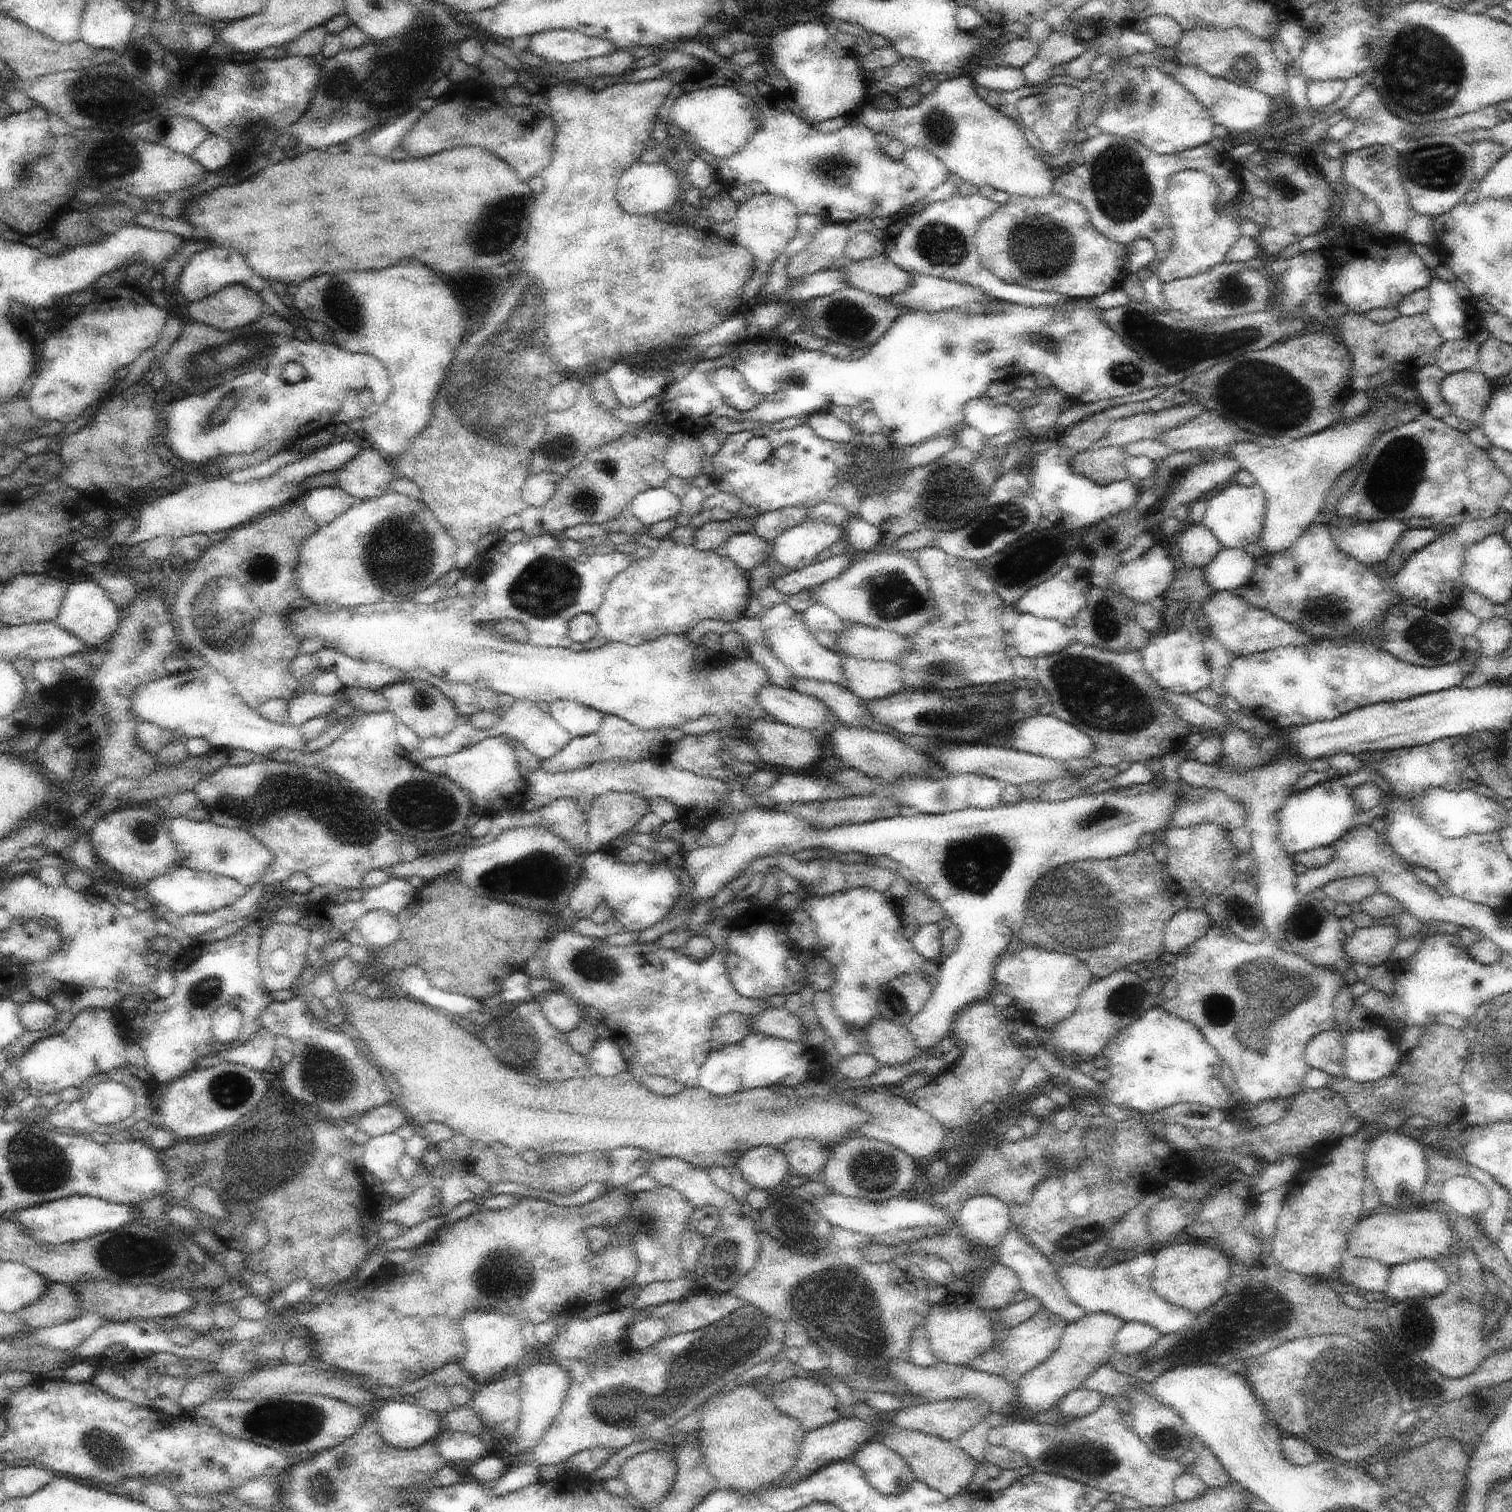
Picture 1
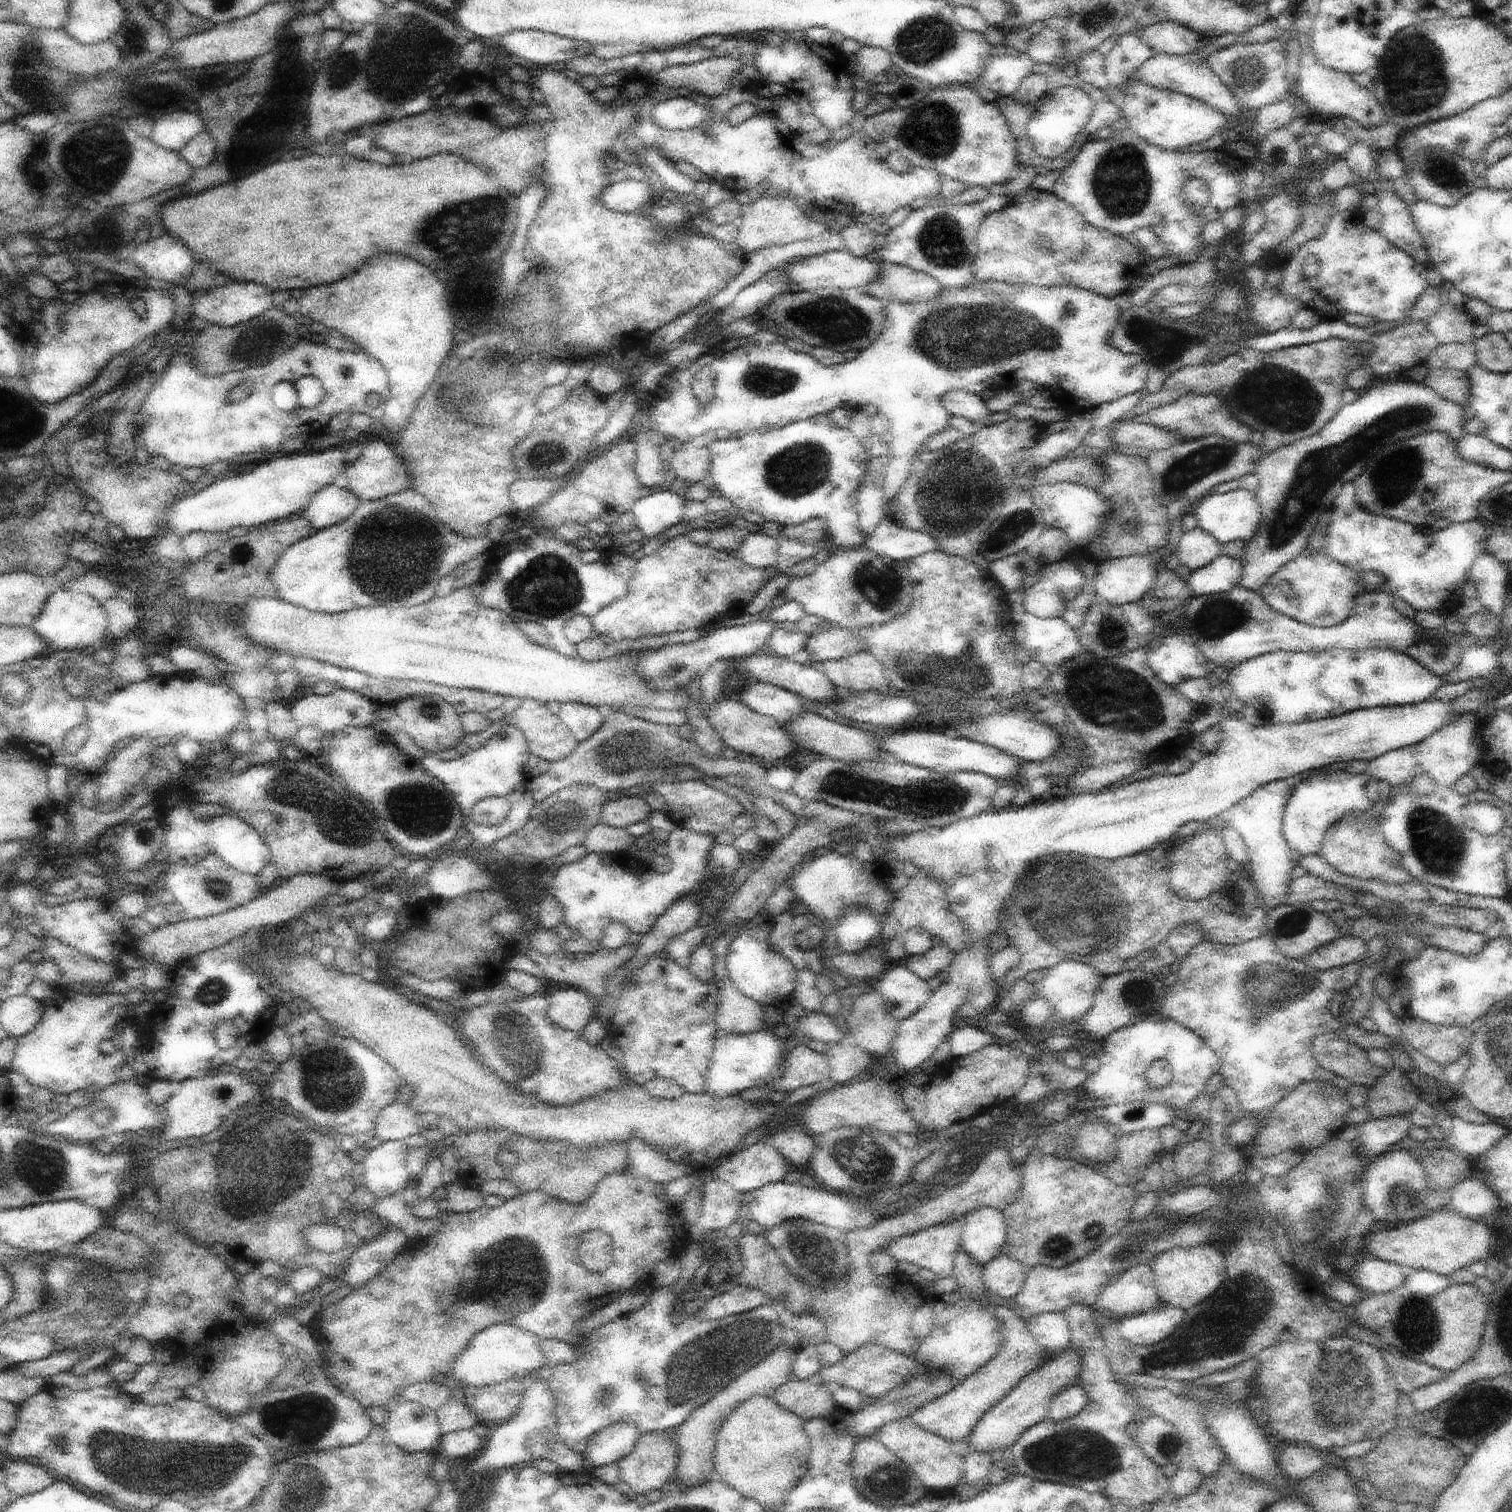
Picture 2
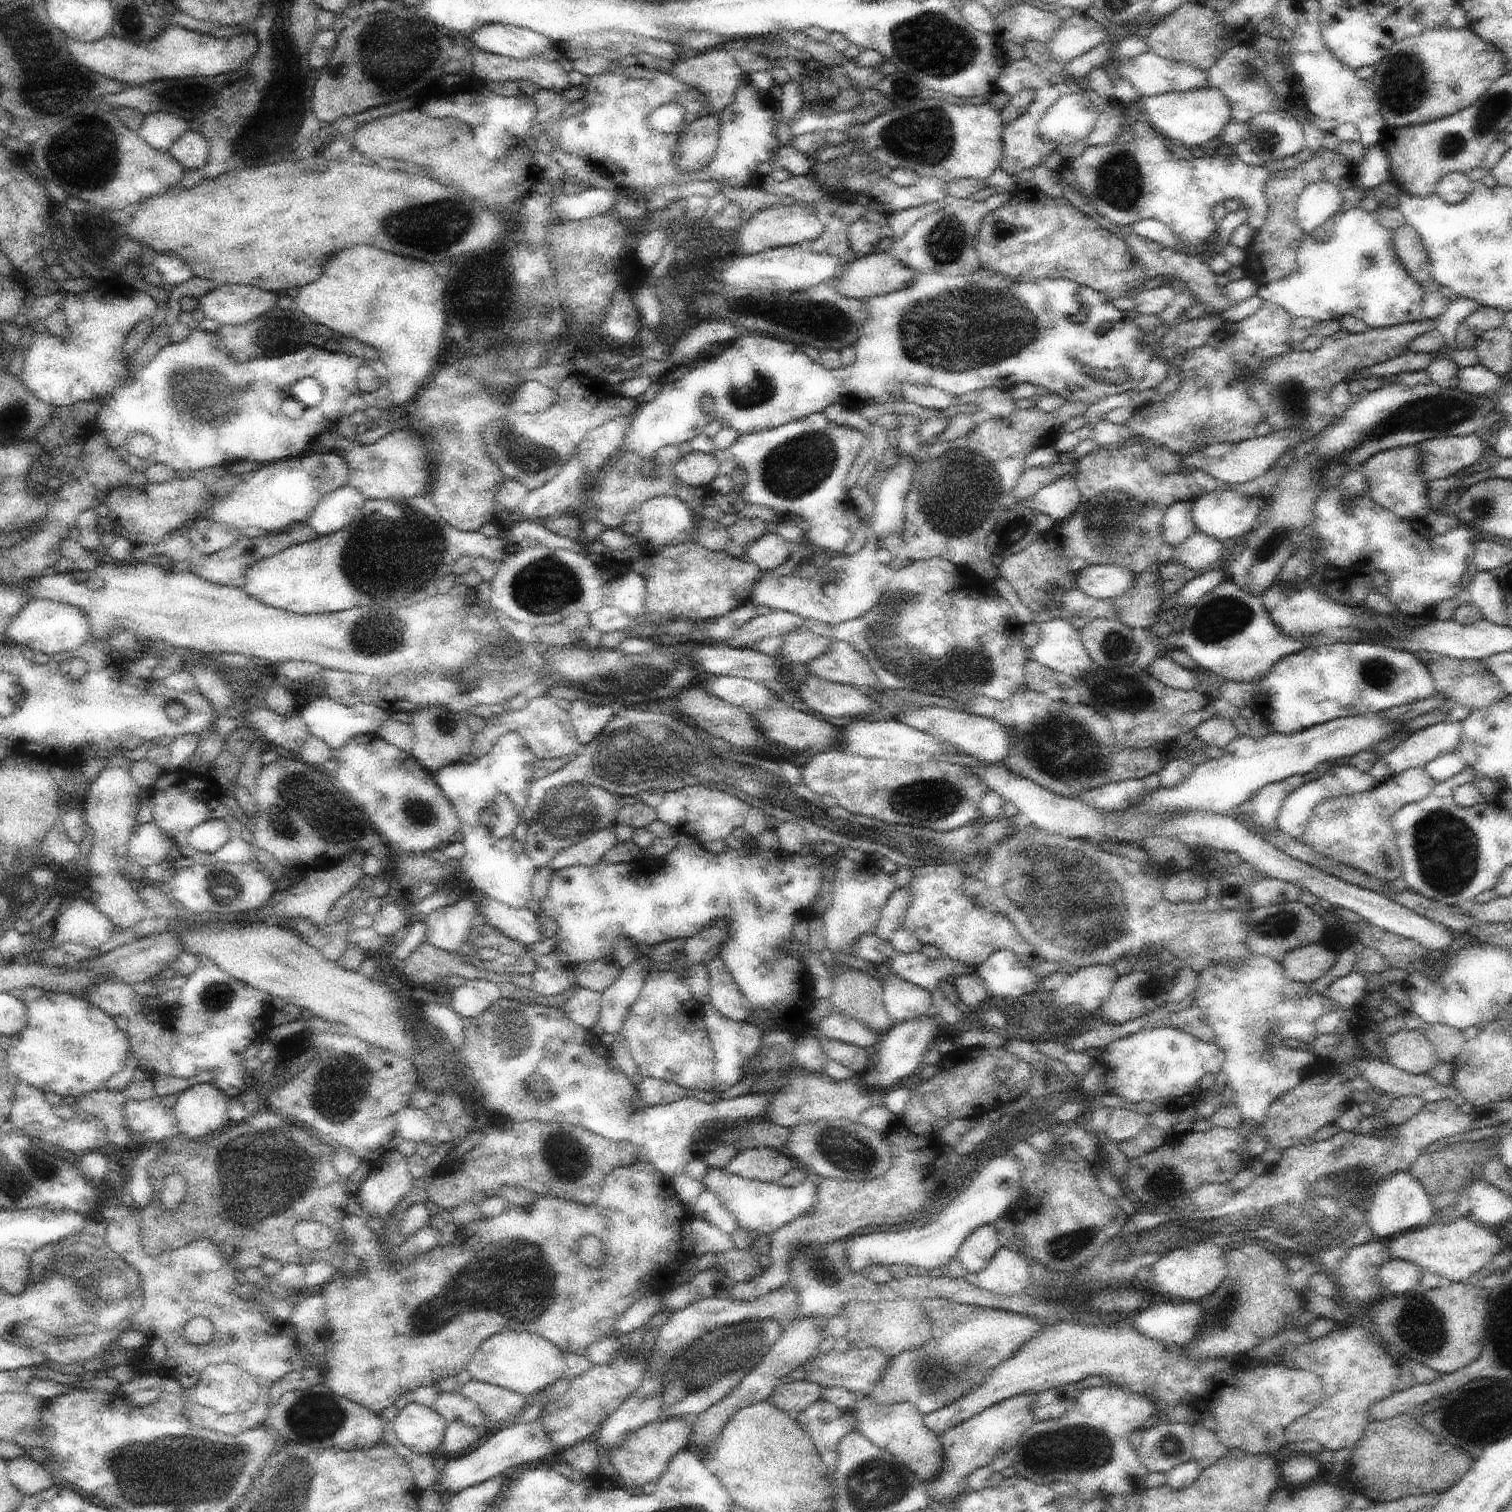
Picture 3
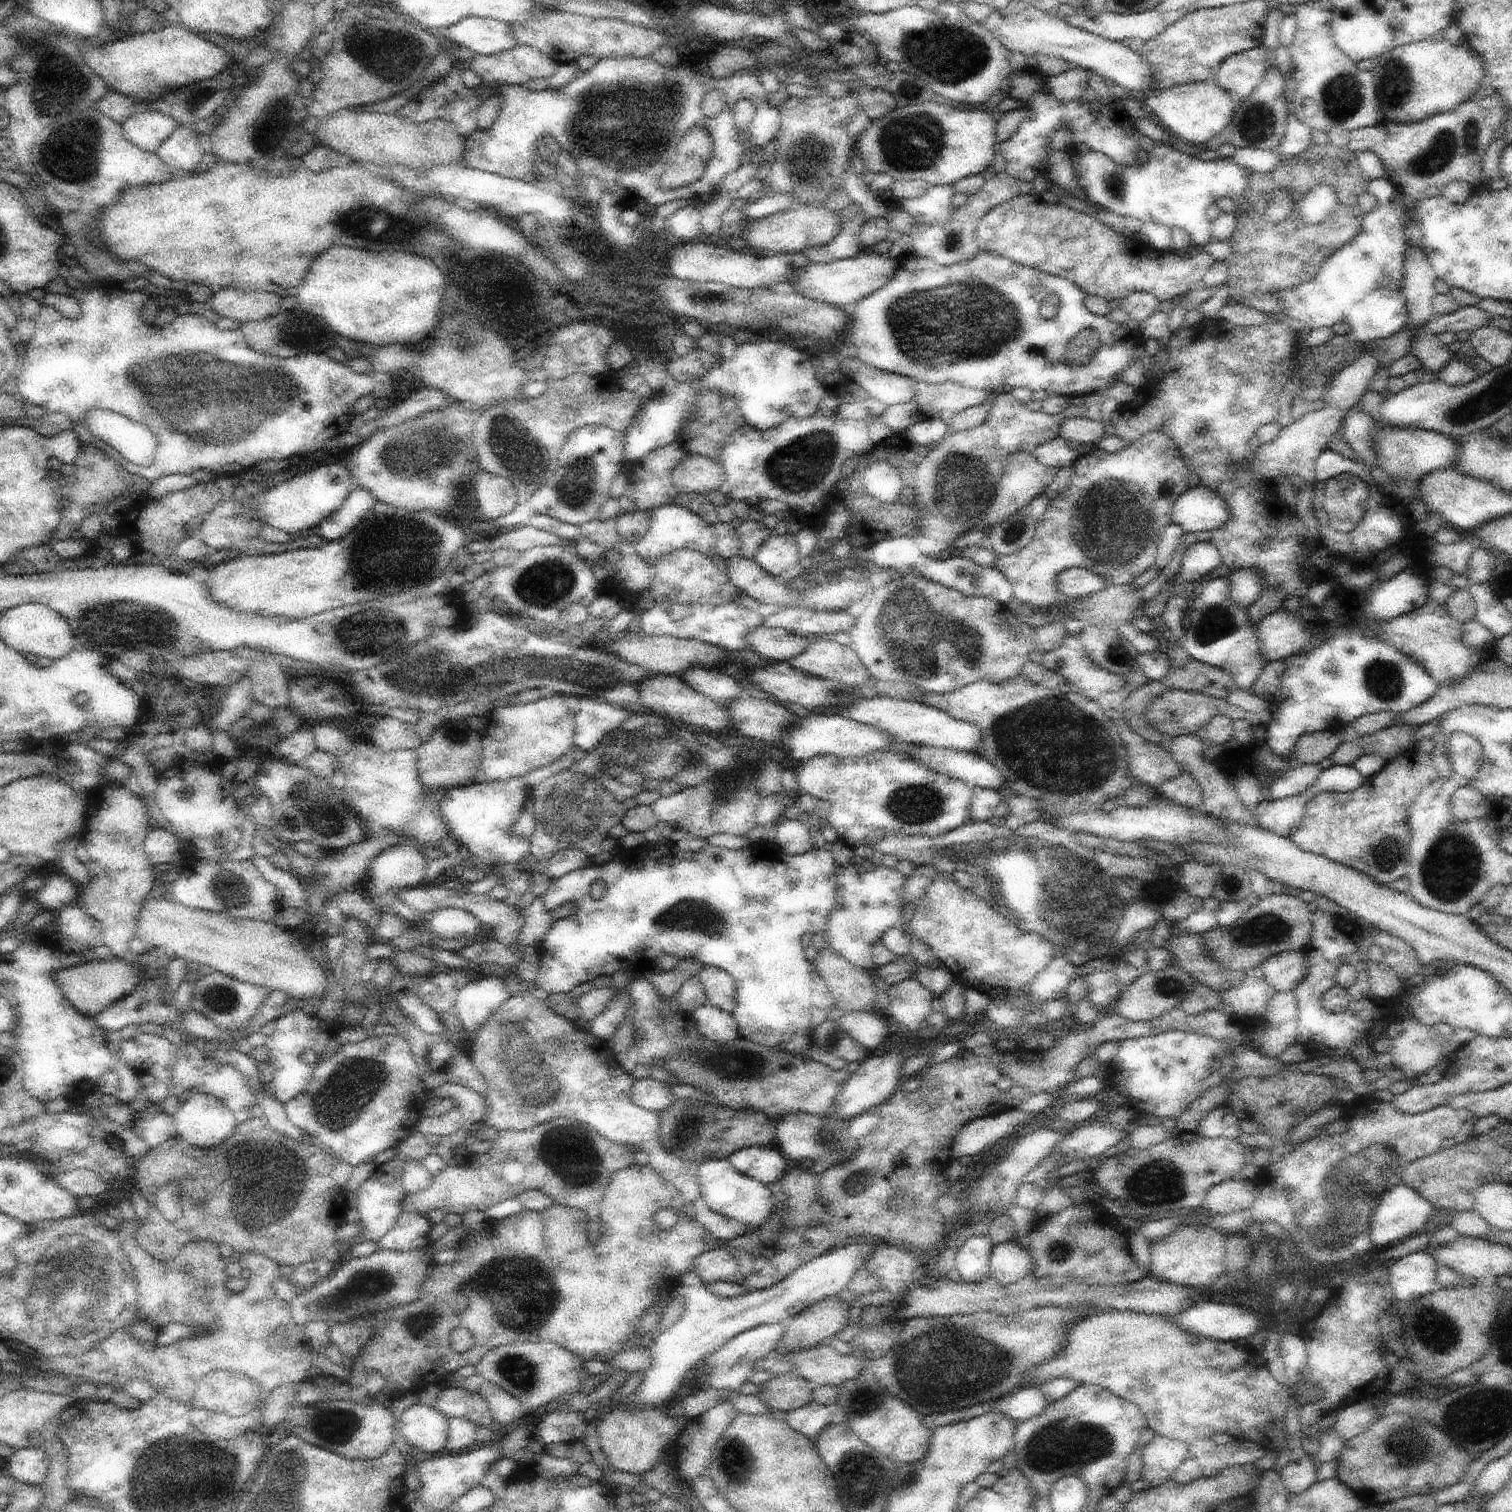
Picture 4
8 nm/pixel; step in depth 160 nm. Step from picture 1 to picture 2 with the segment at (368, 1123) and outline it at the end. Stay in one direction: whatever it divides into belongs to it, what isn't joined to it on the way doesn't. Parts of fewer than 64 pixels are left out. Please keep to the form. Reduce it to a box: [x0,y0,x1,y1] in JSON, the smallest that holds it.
[376,1101,424,1141]

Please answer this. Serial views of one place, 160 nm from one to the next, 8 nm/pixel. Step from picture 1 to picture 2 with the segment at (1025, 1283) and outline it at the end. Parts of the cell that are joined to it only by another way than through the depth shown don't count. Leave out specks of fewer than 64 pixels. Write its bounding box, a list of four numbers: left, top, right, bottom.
[1010,1304,1171,1510]

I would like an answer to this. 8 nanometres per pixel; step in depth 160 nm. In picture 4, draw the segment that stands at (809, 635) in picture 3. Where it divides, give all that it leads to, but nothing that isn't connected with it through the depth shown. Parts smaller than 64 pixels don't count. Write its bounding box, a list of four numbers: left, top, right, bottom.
[746,625,812,661]

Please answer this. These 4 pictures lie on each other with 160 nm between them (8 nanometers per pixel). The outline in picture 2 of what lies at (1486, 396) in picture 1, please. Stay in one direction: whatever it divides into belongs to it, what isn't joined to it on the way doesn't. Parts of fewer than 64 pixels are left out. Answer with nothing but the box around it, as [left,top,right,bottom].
[1424,368,1472,406]

